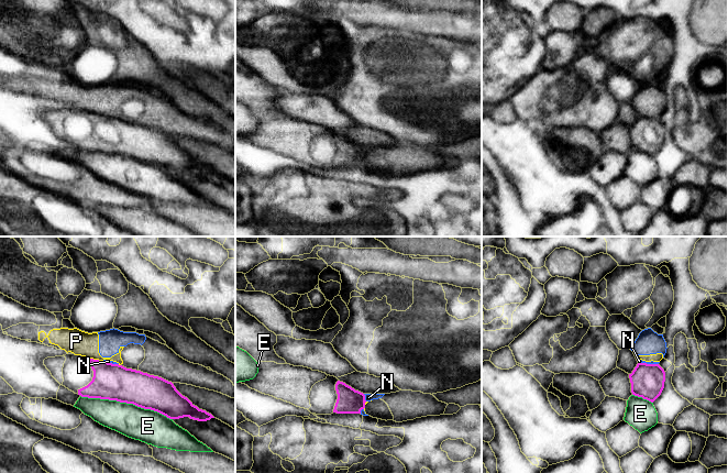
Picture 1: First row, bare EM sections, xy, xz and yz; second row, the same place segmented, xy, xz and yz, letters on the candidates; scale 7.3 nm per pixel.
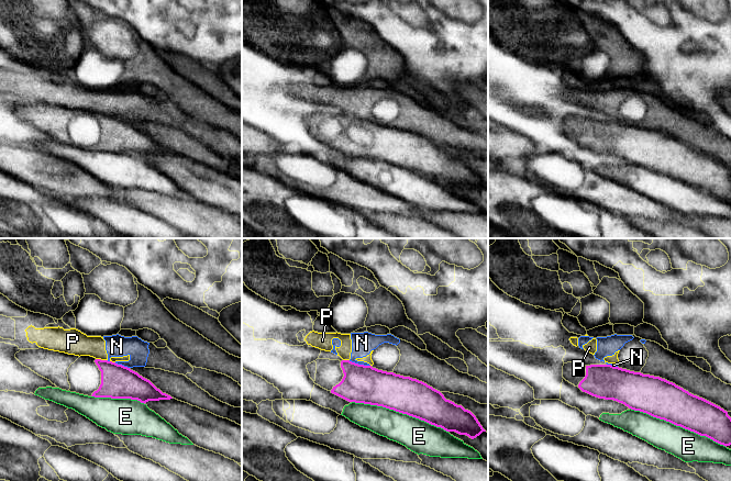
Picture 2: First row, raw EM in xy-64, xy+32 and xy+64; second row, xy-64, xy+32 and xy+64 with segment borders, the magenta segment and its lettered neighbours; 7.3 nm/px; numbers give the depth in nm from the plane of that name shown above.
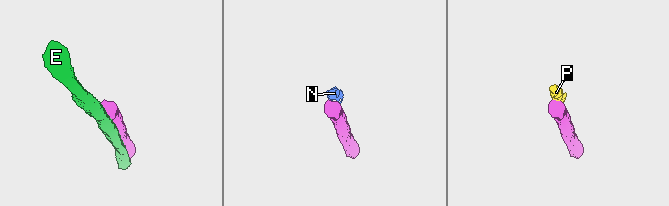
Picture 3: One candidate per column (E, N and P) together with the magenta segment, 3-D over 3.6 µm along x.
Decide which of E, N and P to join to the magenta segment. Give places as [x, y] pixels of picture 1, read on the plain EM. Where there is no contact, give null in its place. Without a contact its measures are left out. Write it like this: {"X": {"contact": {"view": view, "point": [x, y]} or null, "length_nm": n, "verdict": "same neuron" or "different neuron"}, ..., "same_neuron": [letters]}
{"E": {"contact": {"view": "xy", "point": [127, 156]}, "length_nm": 700, "verdict": "different neuron"}, "N": {"contact": {"view": "xz", "point": [364, 151]}, "length_nm": 60, "verdict": "different neuron"}, "P": {"contact": {"view": "xy", "point": [96, 113]}, "length_nm": 110, "verdict": "different neuron"}, "same_neuron": []}

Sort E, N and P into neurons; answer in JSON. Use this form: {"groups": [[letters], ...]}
{"groups": [["E"], ["N", "P"]]}

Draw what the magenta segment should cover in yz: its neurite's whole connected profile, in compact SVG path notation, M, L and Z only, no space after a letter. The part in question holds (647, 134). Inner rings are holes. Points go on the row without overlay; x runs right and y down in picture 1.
M638 117L629 132L632 148L653 156L664 142L665 125L659 118Z

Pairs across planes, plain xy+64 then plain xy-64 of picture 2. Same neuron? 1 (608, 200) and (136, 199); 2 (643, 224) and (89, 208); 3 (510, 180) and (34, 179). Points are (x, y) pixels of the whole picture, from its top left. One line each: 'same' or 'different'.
1: different
2: same
3: different

